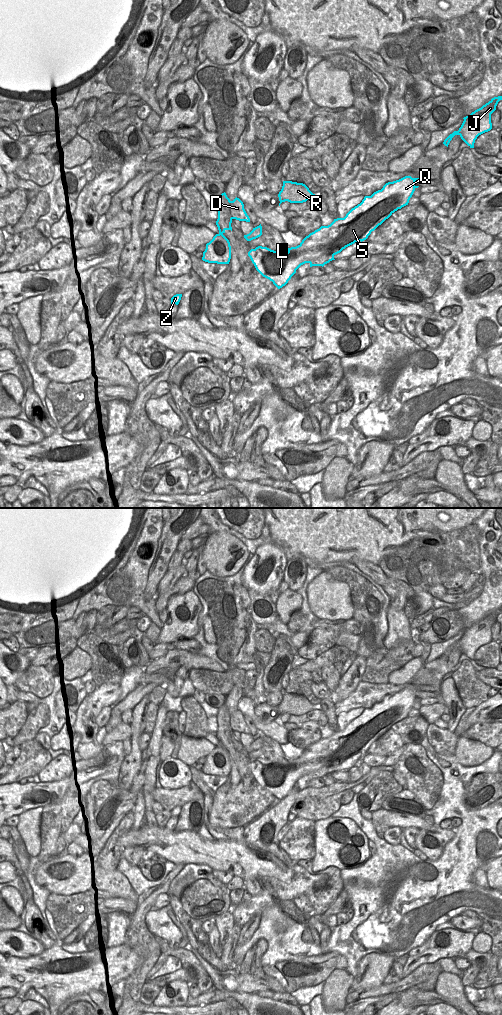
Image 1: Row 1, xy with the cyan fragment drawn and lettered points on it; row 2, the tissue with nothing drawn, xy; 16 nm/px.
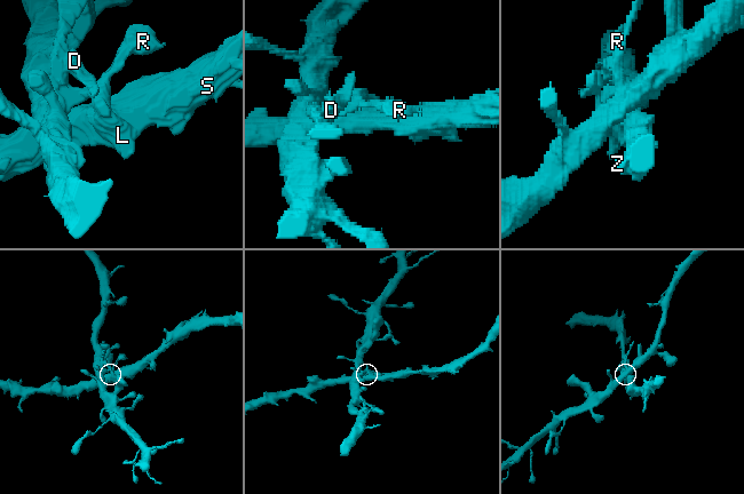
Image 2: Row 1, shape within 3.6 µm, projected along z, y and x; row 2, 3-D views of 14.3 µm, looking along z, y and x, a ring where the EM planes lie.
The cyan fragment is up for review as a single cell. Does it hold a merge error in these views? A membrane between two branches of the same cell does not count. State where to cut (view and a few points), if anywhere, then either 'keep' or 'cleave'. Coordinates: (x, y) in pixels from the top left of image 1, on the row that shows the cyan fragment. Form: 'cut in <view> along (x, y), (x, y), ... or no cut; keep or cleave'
cut in xy along (246, 235), (247, 239); cleave

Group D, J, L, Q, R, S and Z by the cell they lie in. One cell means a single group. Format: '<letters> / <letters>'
D / J L Q R S Z

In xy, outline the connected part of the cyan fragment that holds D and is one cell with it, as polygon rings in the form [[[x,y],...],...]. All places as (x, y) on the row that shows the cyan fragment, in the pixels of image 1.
[[[222,193],[217,202],[218,219],[216,225],[219,233],[206,244],[202,260],[208,263],[229,264],[231,259],[231,246],[229,240],[223,235],[226,230],[231,230],[233,219],[250,222],[244,204],[239,198],[231,201],[226,193]]]

